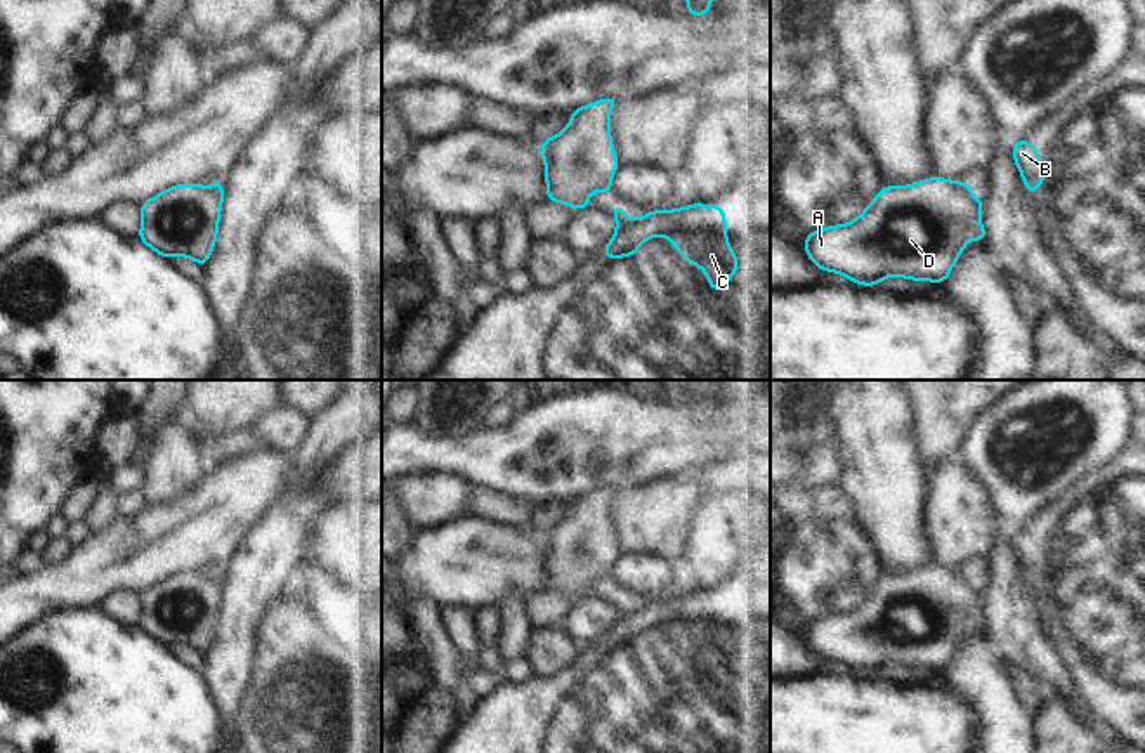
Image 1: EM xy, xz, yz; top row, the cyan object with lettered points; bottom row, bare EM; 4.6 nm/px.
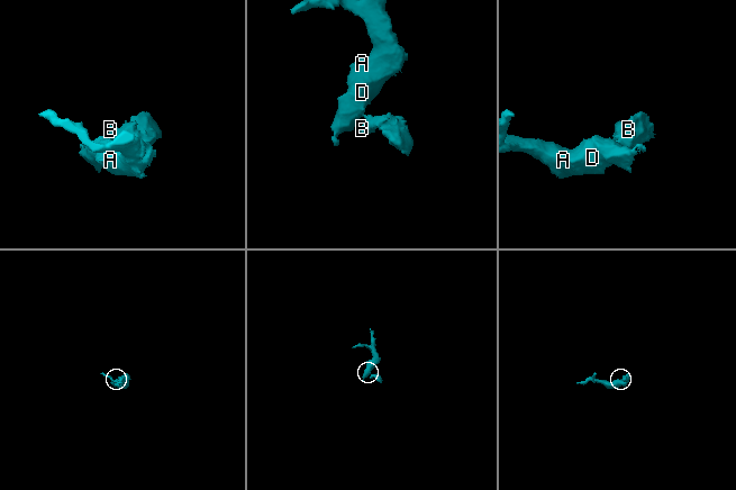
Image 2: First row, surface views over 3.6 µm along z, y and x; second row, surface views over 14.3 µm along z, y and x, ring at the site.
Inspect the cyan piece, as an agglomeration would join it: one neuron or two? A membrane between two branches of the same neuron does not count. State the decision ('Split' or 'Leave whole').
Split.

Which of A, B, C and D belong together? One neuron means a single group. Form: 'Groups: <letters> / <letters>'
Groups: A D / B C.

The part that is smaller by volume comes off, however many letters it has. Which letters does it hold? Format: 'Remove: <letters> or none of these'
Remove: B, C

